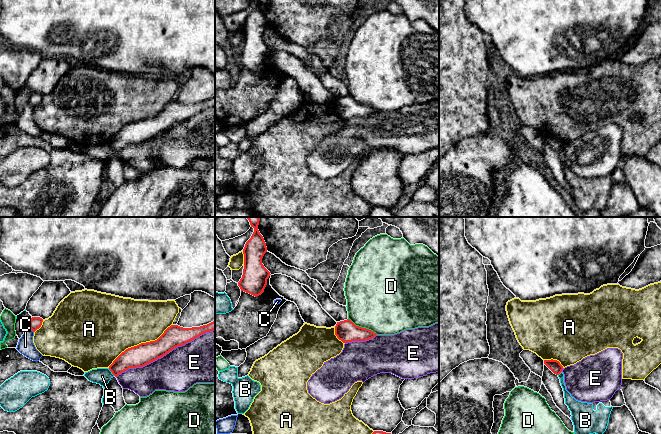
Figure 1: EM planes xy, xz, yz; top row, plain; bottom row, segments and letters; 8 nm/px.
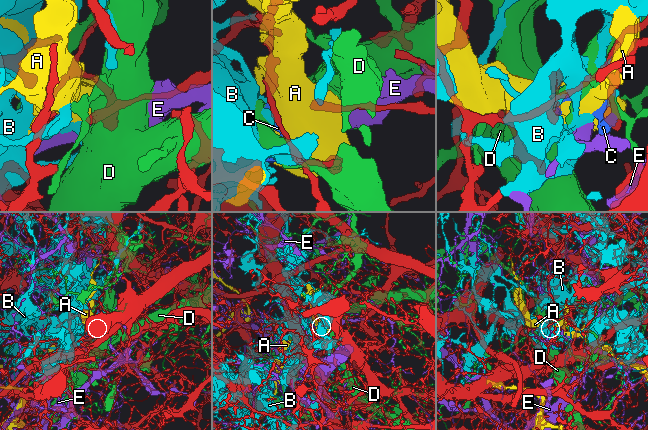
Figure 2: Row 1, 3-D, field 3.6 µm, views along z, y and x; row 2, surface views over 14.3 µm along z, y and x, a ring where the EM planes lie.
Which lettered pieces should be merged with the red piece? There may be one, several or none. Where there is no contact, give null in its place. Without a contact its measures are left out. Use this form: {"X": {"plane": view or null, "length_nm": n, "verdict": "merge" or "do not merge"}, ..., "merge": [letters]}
{"A": {"plane": "xy", "length_nm": 600, "verdict": "do not merge"}, "B": {"plane": "xy", "length_nm": 80, "verdict": "do not merge"}, "C": {"plane": "xy", "length_nm": 60, "verdict": "do not merge"}, "D": {"plane": "xz", "length_nm": 280, "verdict": "do not merge"}, "E": {"plane": "xy", "length_nm": 900, "verdict": "do not merge"}, "merge": []}

